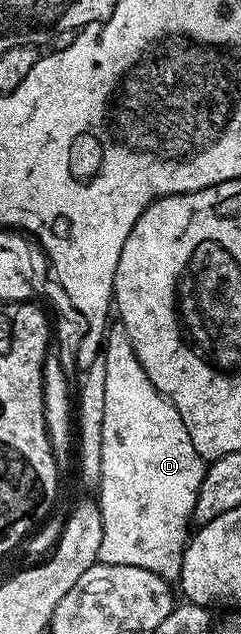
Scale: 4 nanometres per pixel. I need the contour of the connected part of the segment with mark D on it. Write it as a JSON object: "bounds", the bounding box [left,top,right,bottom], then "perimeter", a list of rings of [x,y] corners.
{"bounds":[96,326,207,582],"perimeter":[[[114,326],[109,329],[104,340],[104,355],[107,373],[103,450],[100,459],[102,481],[96,489],[96,503],[102,511],[102,537],[98,559],[103,564],[140,566],[174,582],[182,575],[182,553],[188,543],[186,527],[192,524],[196,498],[200,482],[206,473],[207,461],[198,453],[196,446],[192,446],[192,438],[188,438],[188,430],[180,414],[152,386],[148,374],[144,374],[132,350],[132,342],[121,327]]]}

